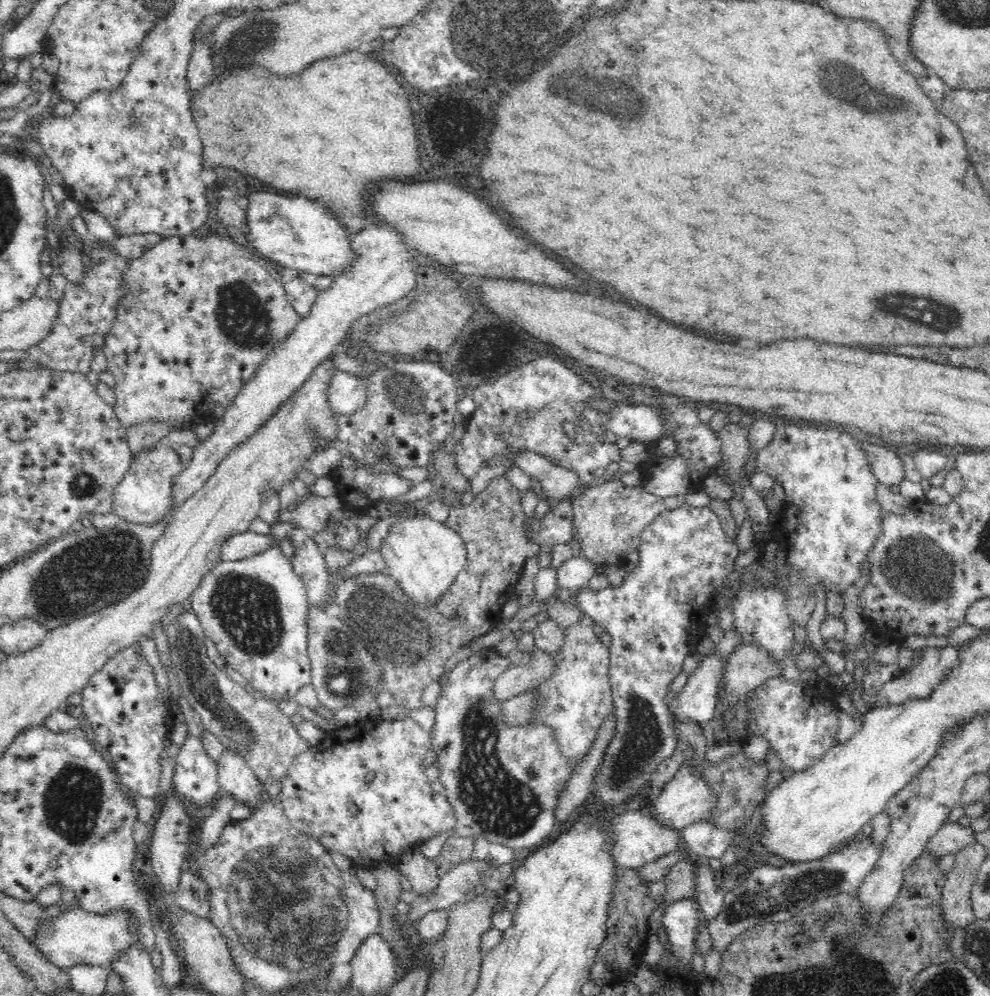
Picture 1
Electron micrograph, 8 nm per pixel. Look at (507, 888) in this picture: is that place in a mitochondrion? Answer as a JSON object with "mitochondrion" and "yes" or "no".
{"mitochondrion":"no"}

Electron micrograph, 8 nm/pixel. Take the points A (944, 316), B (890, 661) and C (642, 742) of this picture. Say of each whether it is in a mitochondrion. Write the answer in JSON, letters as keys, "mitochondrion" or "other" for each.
{"A":"mitochondrion","B":"other","C":"mitochondrion"}

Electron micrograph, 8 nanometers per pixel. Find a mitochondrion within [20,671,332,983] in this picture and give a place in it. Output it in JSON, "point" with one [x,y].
{"point":[72,801]}

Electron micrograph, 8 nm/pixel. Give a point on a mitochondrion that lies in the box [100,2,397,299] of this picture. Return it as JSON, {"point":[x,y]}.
{"point":[244,41]}

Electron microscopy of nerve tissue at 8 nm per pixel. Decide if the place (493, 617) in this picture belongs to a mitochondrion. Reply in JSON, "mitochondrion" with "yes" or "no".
{"mitochondrion":"no"}

